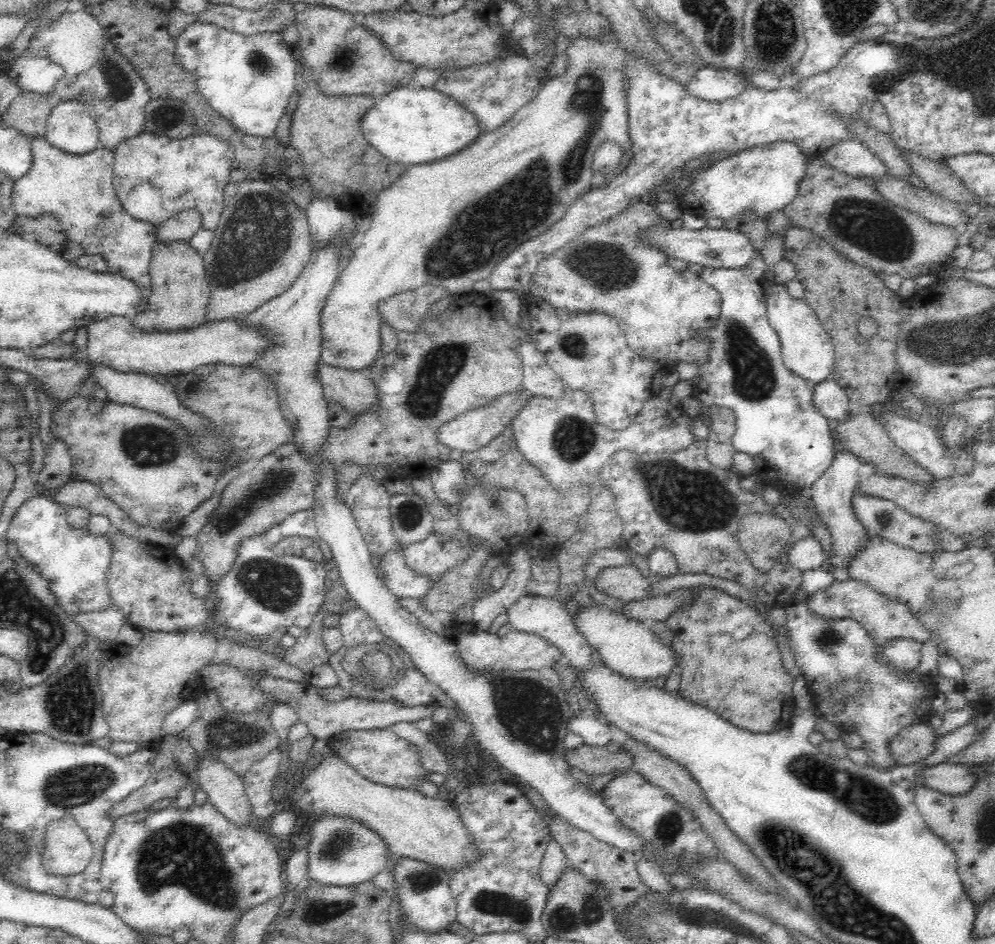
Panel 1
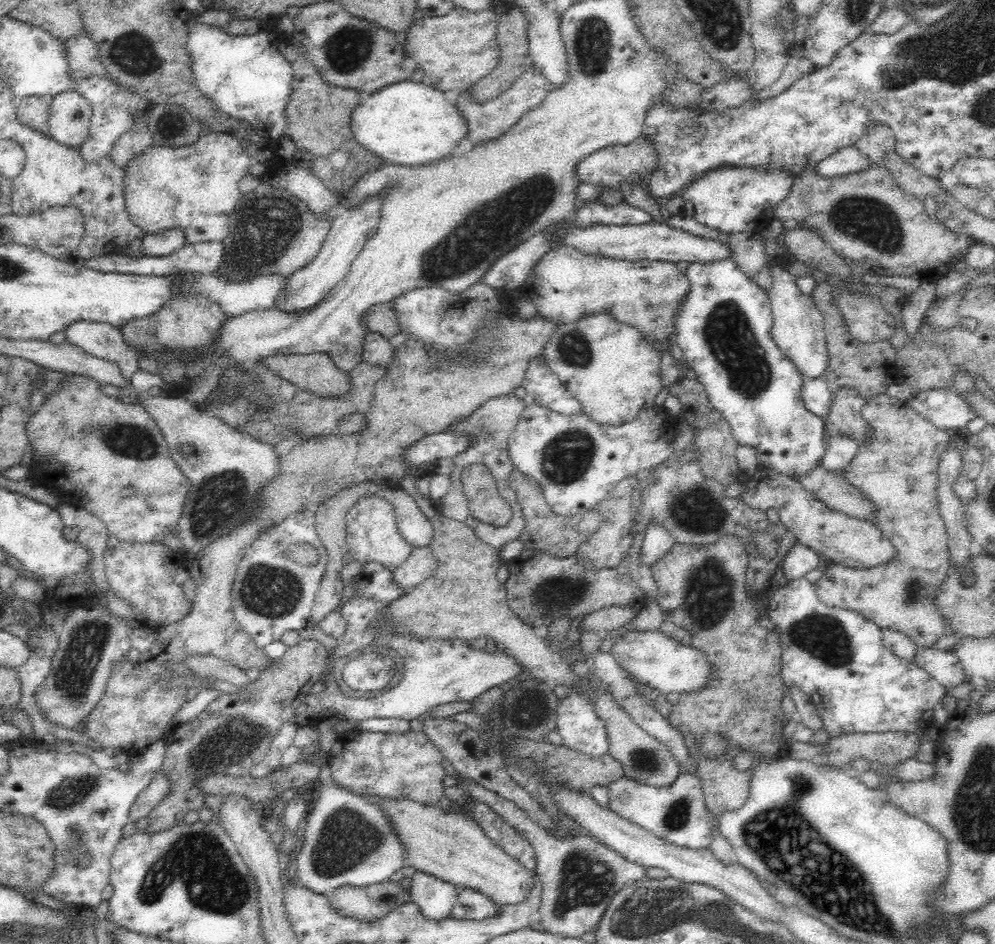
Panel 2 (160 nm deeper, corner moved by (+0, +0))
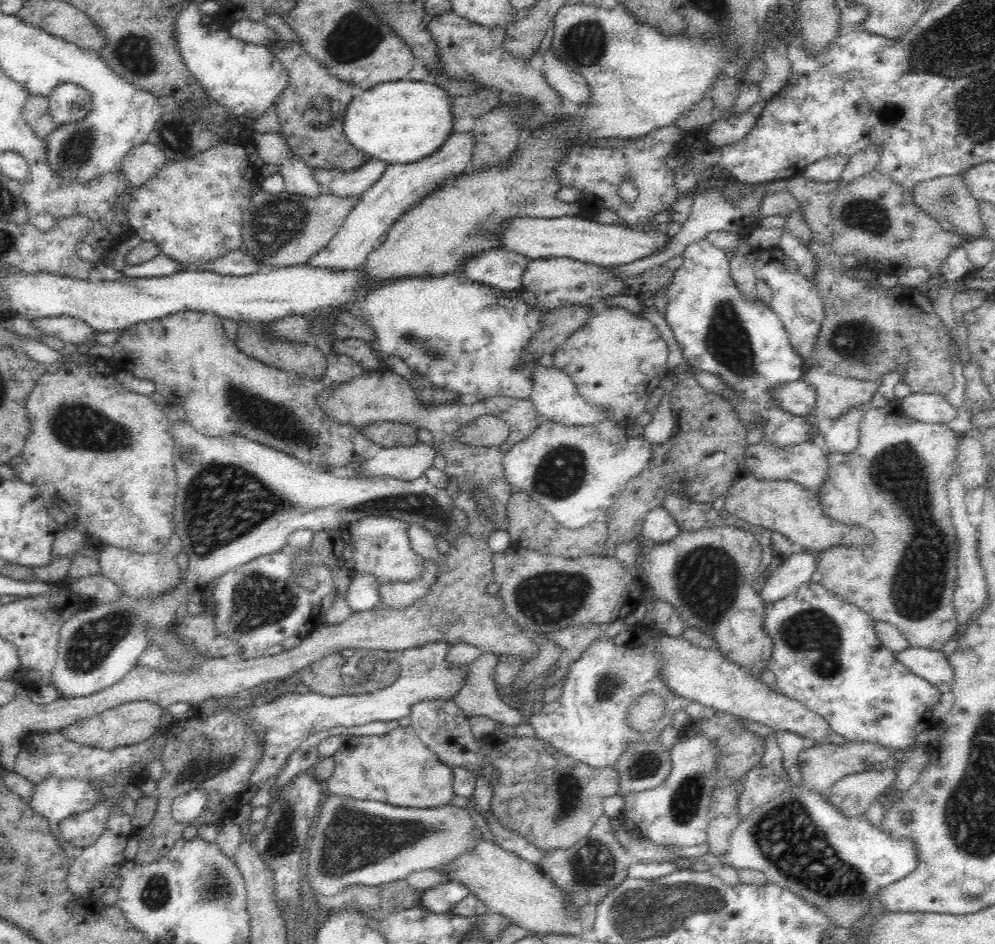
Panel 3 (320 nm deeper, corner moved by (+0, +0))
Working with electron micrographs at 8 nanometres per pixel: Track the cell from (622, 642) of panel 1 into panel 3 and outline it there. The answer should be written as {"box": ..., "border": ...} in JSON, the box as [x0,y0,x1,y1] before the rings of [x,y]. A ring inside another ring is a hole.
{"box":[657,635,832,746],"border":[[[664,635],[657,644],[661,652],[661,673],[666,686],[682,696],[688,703],[700,702],[716,711],[730,713],[735,717],[748,718],[766,724],[775,731],[794,732],[804,737],[807,746],[830,744],[827,741],[832,730],[823,716],[812,712],[801,702],[788,698],[775,687],[770,687],[758,675],[728,660],[718,649],[700,648],[682,637]]]}

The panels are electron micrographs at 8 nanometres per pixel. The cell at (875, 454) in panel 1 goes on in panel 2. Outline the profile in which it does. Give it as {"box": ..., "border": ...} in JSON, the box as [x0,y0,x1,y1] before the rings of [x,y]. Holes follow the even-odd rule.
{"box":[825,387,870,445],"border":[[[835,387],[830,400],[830,410],[825,417],[828,428],[855,438],[860,445],[866,442],[866,438],[870,436],[870,427],[862,419],[861,412],[867,402],[868,398],[860,396],[855,388]]]}

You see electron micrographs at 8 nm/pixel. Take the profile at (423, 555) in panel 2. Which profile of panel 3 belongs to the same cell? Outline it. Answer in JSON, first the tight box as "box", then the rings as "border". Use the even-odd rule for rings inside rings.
{"box":[376,561,438,610],"border":[[[434,561],[424,562],[421,578],[412,582],[384,583],[379,585],[380,603],[376,608],[381,610],[402,610],[410,608],[428,596],[431,586],[435,583],[438,565]]]}

